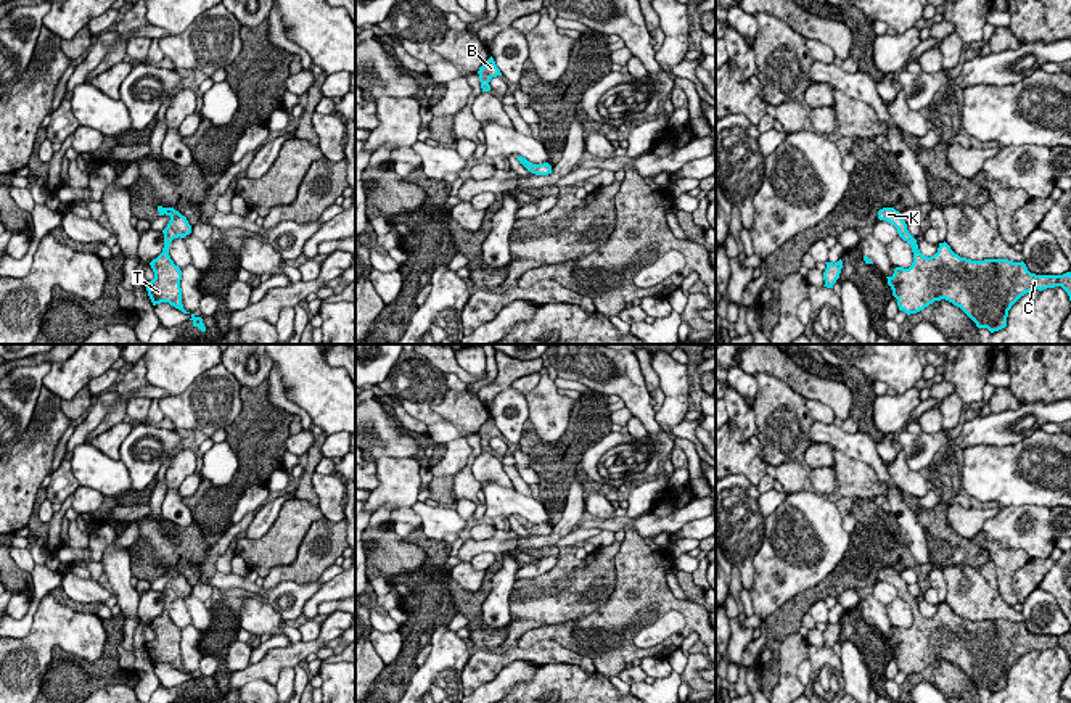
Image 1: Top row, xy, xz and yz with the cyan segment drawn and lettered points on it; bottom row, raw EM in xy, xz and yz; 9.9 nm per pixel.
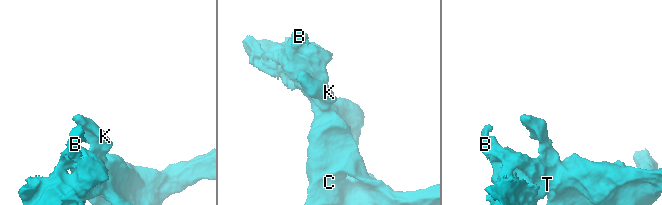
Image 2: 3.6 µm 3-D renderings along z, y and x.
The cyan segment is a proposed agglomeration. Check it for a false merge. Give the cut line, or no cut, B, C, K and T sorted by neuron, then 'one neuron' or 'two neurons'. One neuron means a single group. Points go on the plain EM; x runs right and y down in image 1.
cut none; groups B C K T; one neuron

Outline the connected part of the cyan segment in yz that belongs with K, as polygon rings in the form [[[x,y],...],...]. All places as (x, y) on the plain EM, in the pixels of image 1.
[[[883,568],[878,571],[878,579],[892,584],[899,597],[912,606],[912,626],[896,627],[894,634],[886,637],[899,671],[907,676],[946,660],[960,668],[978,689],[994,693],[1007,687],[1012,666],[1032,650],[1061,647],[1071,661],[1071,632],[1036,635],[1023,621],[971,621],[955,615],[946,602],[939,603],[934,616],[926,618],[920,613],[899,571]]]

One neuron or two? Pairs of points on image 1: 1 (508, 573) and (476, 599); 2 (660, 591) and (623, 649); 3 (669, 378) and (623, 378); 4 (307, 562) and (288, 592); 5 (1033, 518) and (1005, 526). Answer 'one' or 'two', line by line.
1: two
2: one
3: two
4: two
5: one

